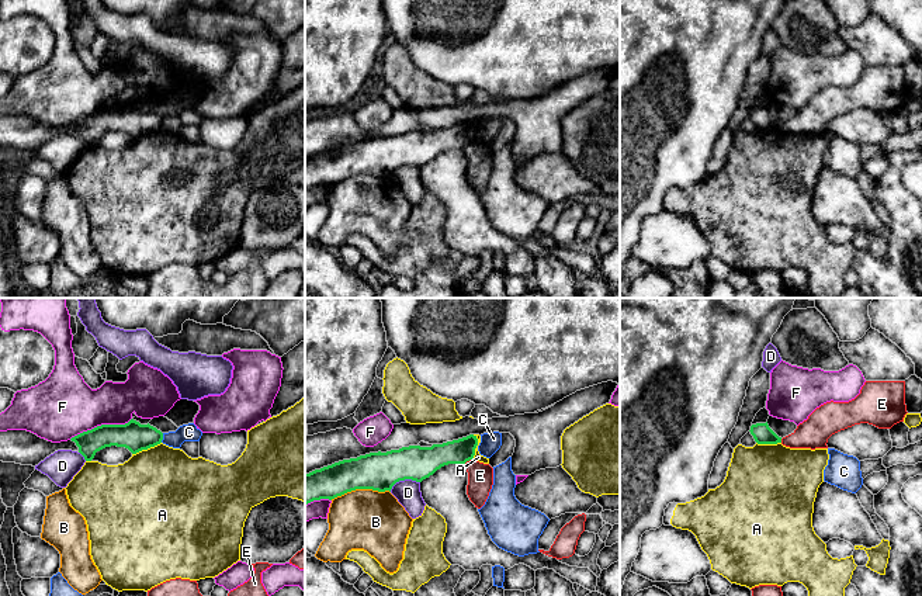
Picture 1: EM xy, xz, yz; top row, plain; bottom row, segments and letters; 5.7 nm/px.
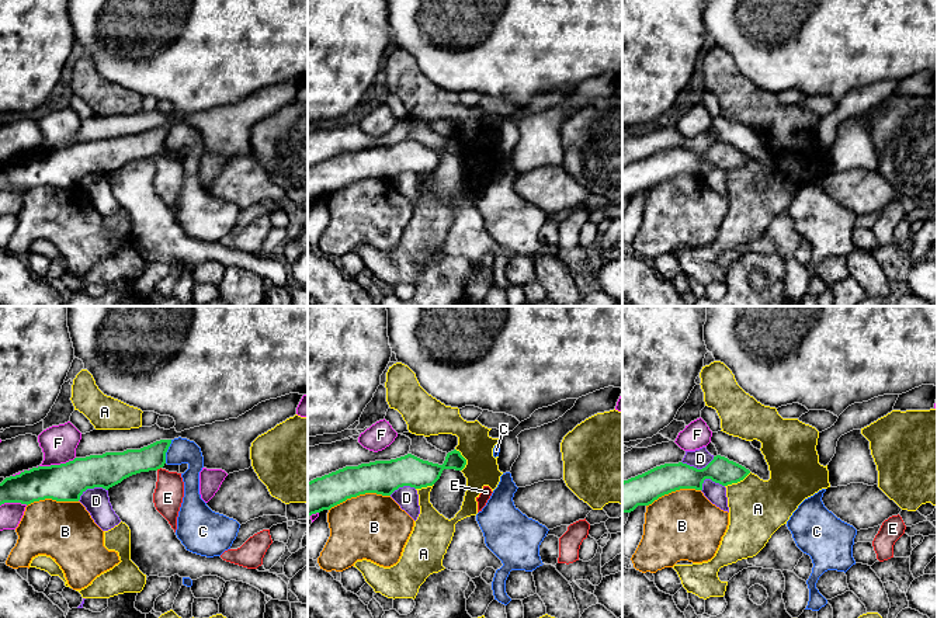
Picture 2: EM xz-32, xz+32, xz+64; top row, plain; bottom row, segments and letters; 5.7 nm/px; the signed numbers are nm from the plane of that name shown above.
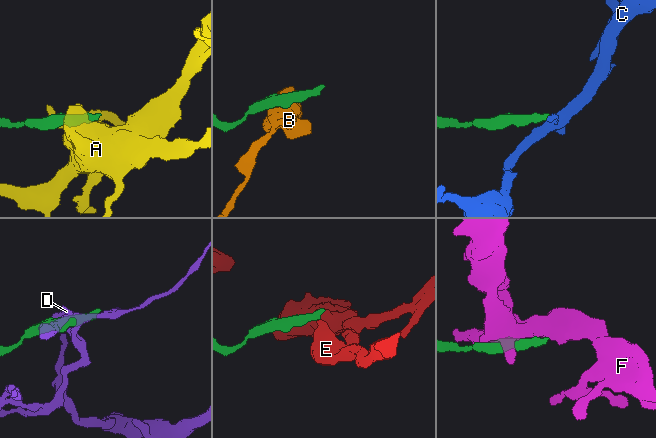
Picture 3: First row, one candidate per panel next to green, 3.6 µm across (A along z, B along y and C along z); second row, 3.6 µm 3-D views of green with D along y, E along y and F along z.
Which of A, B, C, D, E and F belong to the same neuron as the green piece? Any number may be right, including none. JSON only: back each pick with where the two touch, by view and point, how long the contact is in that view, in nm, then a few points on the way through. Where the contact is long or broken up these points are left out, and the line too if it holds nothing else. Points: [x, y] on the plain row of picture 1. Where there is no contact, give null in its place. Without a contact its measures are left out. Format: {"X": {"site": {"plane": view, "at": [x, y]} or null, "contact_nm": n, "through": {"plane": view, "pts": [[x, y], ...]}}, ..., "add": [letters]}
{"add": []}

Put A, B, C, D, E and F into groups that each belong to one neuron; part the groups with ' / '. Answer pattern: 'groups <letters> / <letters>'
groups A / B / C / D / E / F

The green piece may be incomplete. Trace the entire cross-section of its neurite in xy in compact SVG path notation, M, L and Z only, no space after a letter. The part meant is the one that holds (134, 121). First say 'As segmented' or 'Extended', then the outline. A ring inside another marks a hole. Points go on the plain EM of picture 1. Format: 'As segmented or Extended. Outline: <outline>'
As segmented. Outline: M131 104L125 110L101 110L70 124L79 132L86 146L91 146L97 136L117 131L125 132L132 139L148 135L162 128L163 118L156 112L141 110Z

